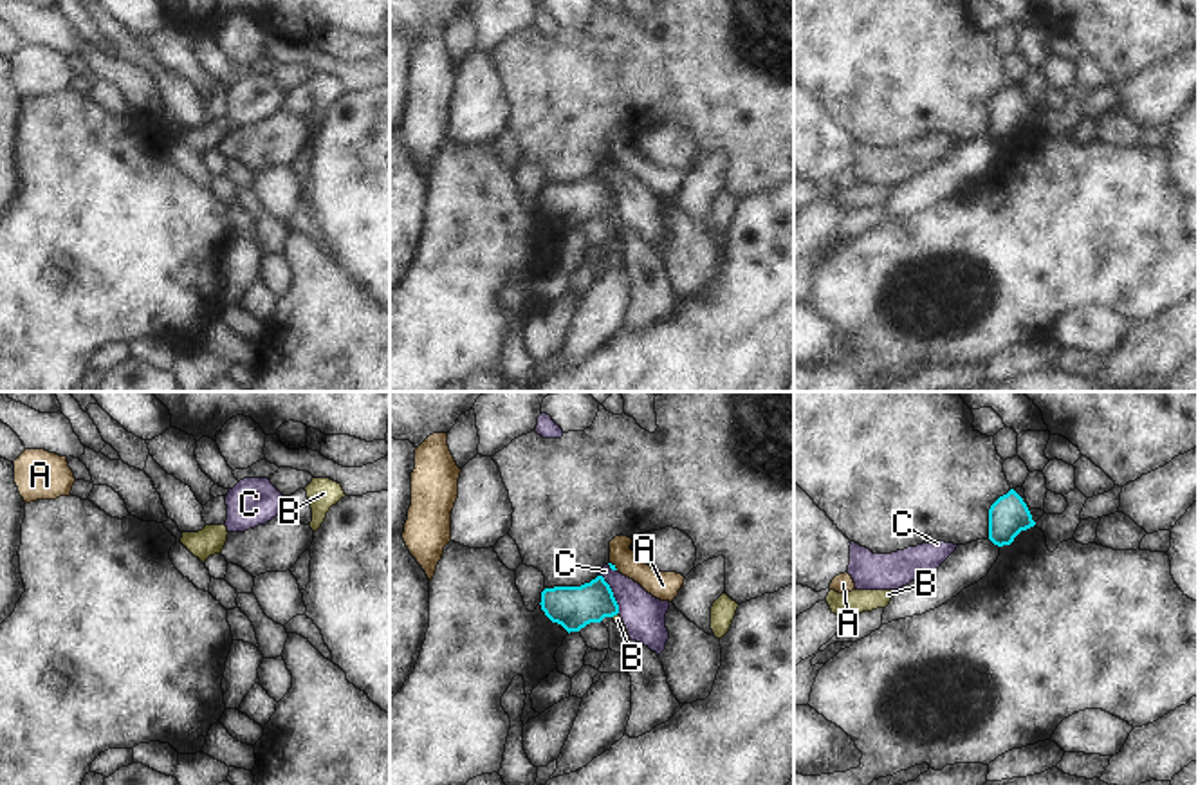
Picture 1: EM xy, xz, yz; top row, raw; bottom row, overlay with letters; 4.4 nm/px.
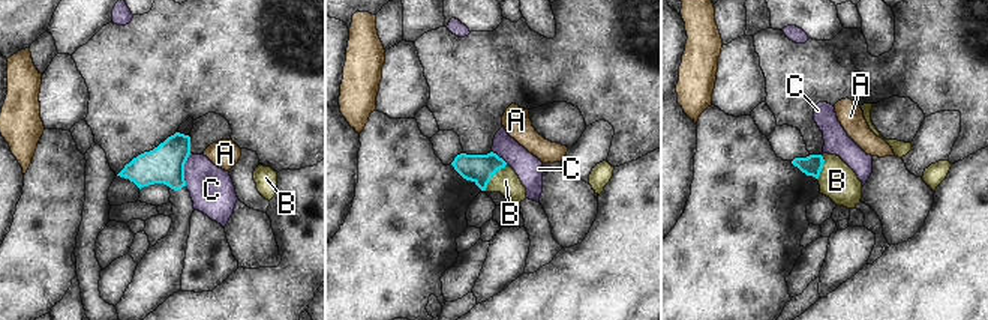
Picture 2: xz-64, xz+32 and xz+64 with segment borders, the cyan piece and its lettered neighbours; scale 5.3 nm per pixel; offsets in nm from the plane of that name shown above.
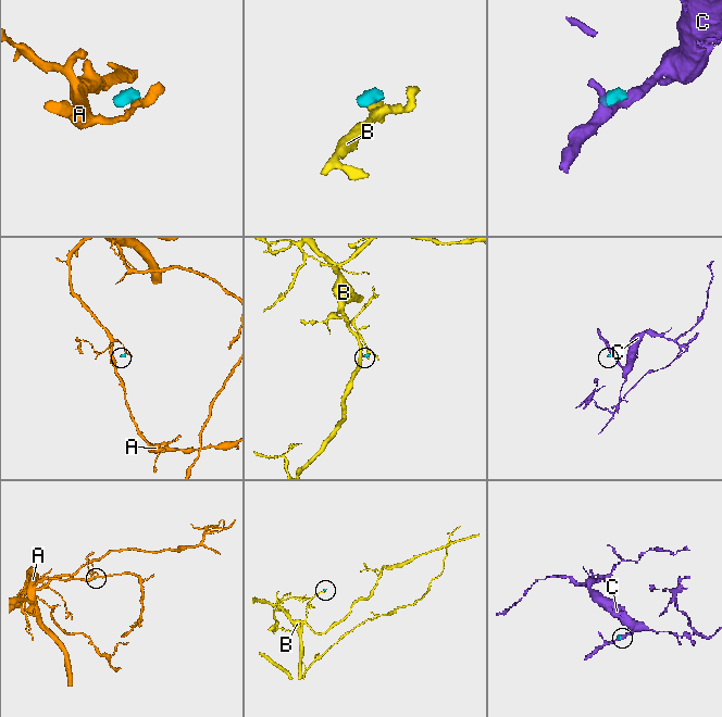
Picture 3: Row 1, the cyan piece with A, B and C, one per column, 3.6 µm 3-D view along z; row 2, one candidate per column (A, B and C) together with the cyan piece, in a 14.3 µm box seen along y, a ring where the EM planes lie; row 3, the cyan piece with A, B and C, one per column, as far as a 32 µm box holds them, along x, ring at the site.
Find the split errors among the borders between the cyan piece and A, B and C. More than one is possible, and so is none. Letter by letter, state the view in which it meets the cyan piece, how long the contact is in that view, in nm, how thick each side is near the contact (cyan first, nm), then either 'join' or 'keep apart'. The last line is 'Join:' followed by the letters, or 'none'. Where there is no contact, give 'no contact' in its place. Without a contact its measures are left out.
A: contact in xz; length 50 nm; calibres 20 and 130 nm; keep apart
B: contact in xz; length 40 nm; calibres 190 and 40 nm; keep apart
C: contact in xz; length 200 nm; calibres 190 and 190 nm; keep apart
Join: none

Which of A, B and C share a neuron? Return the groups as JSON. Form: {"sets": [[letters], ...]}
{"sets": [["A"], ["B"], ["C"]]}

